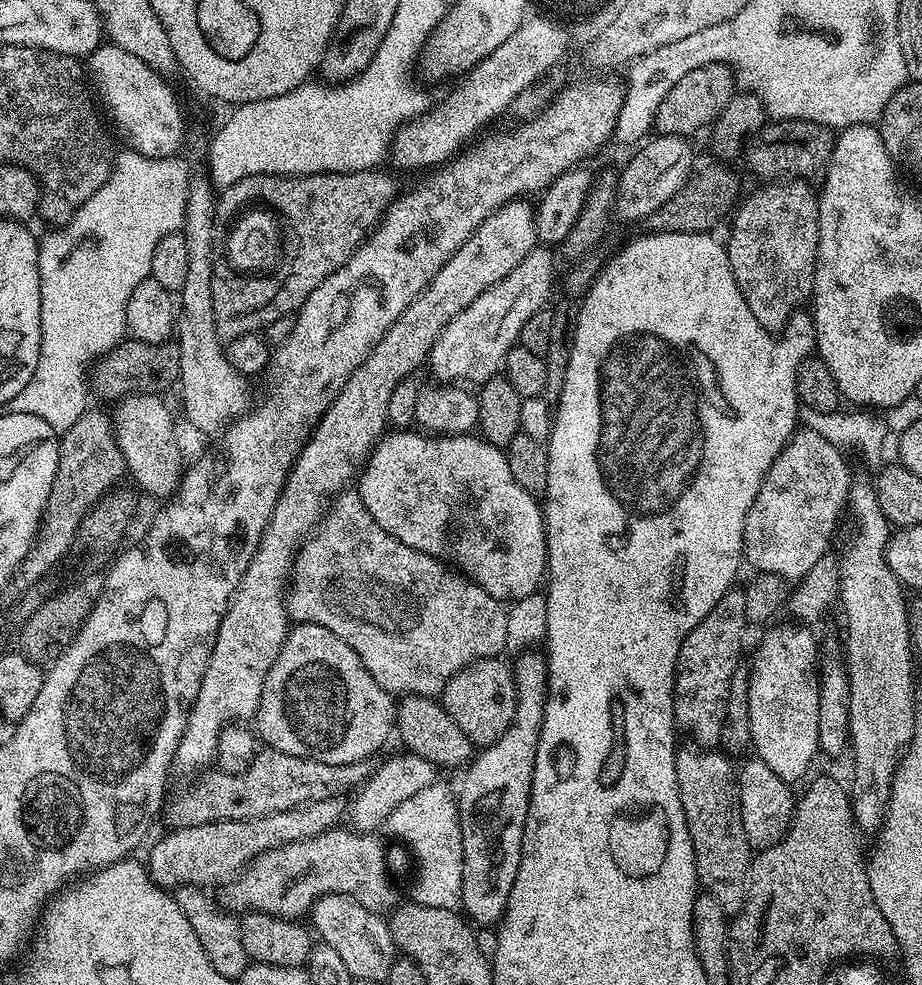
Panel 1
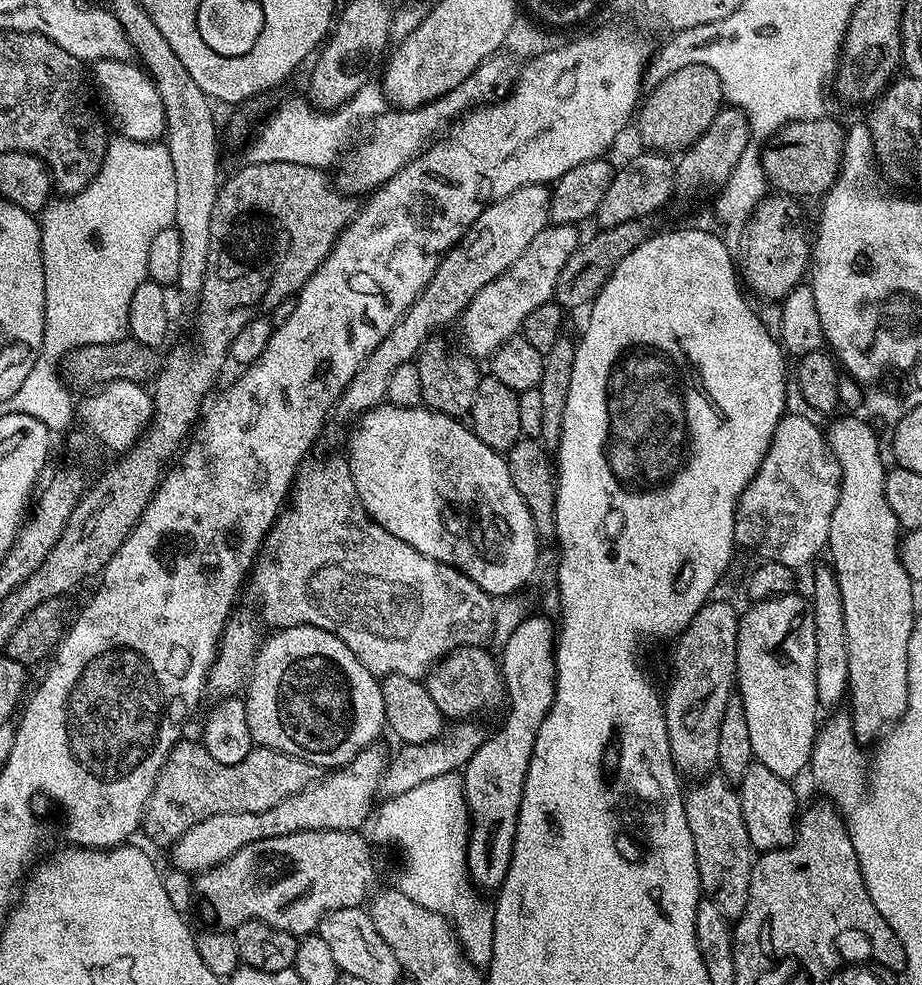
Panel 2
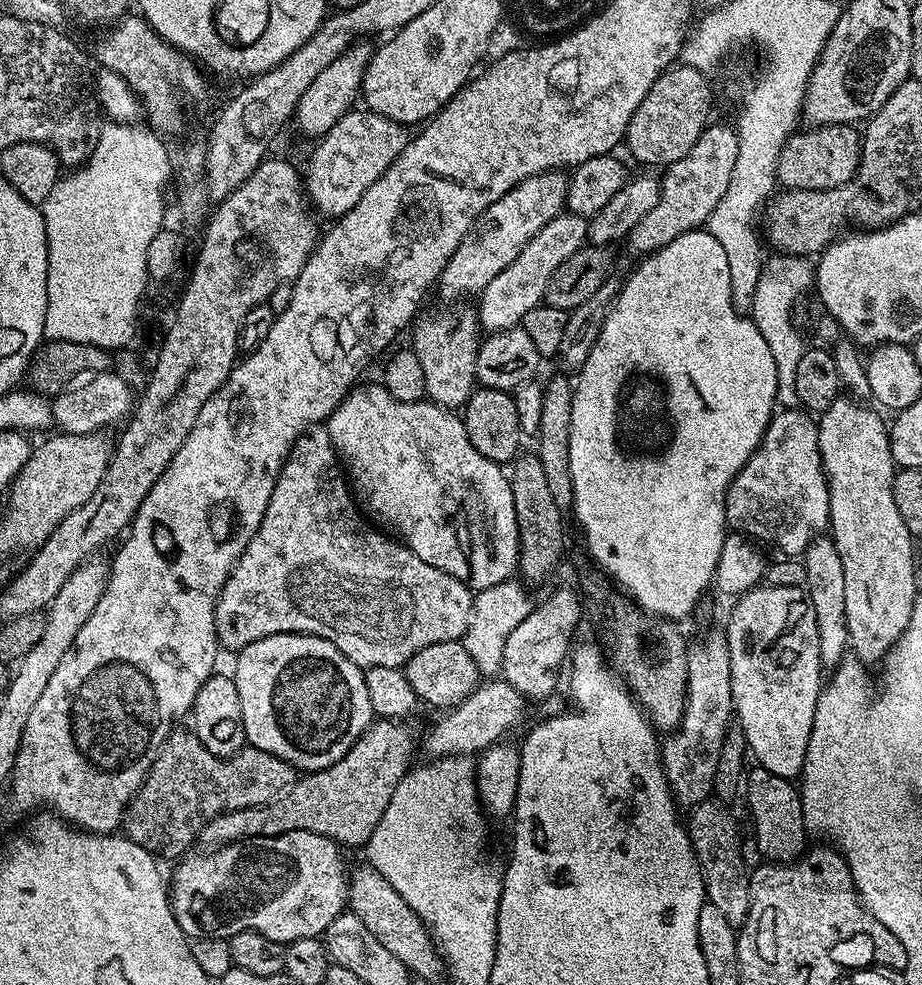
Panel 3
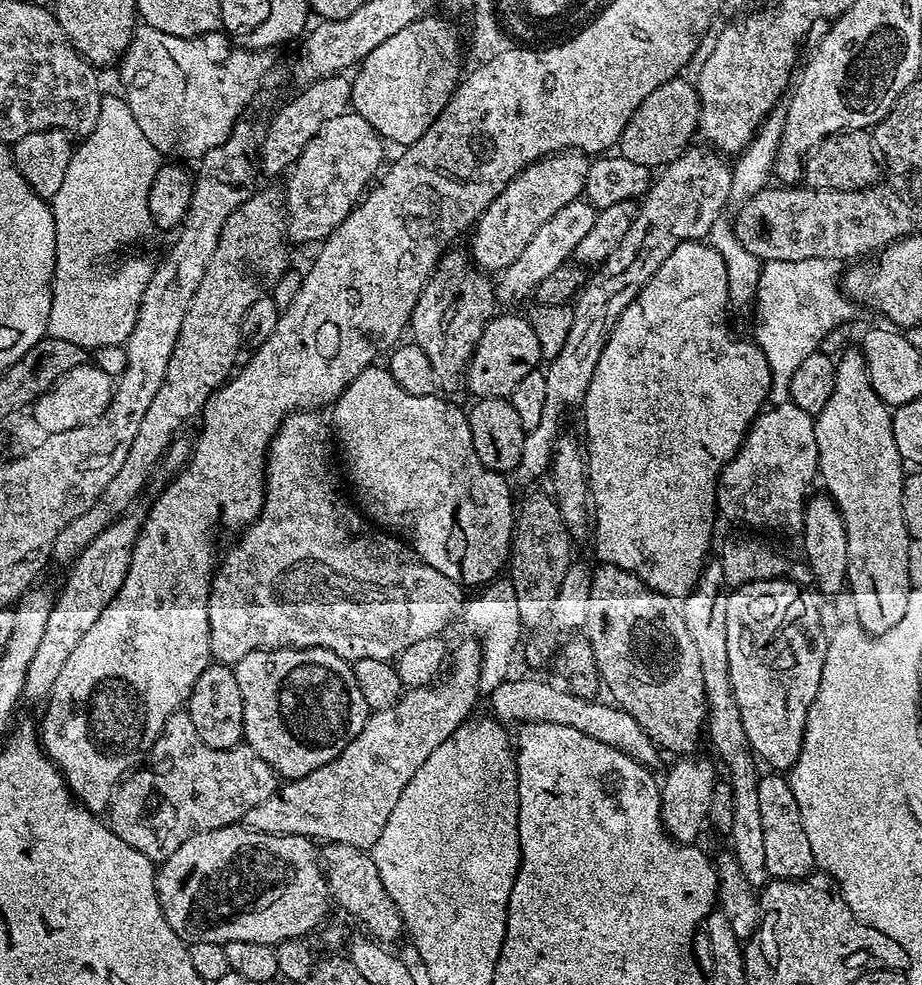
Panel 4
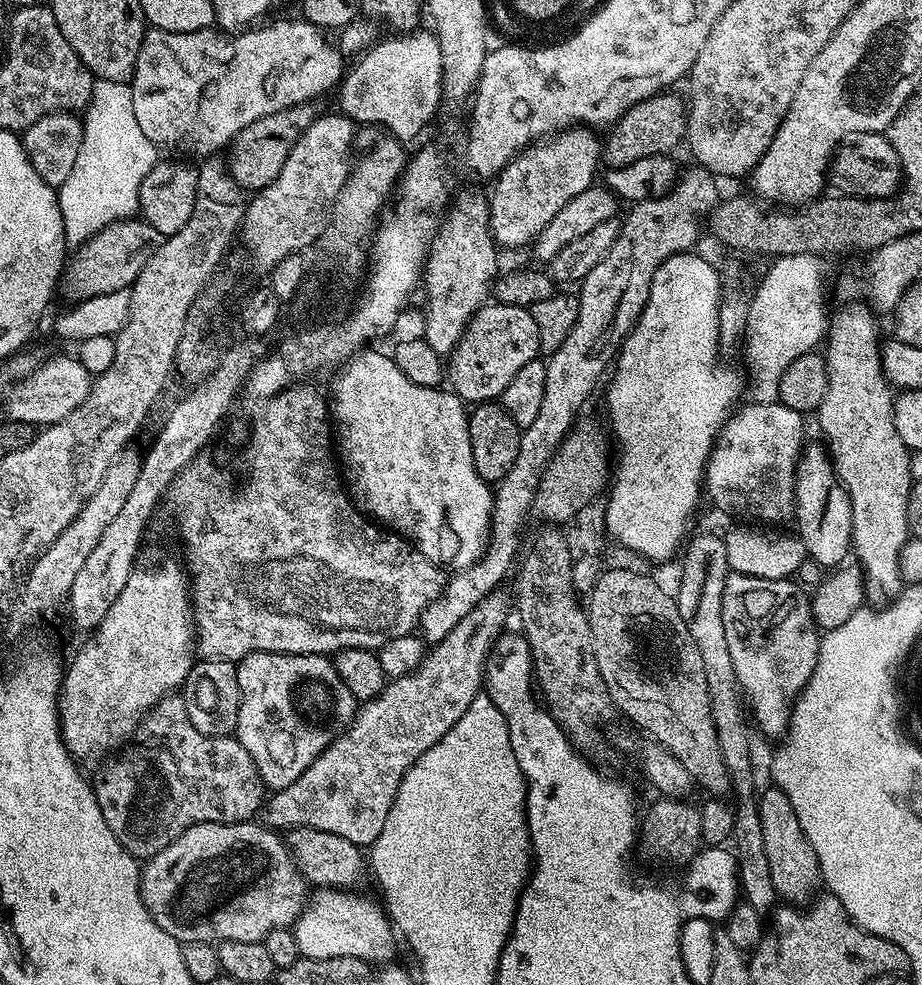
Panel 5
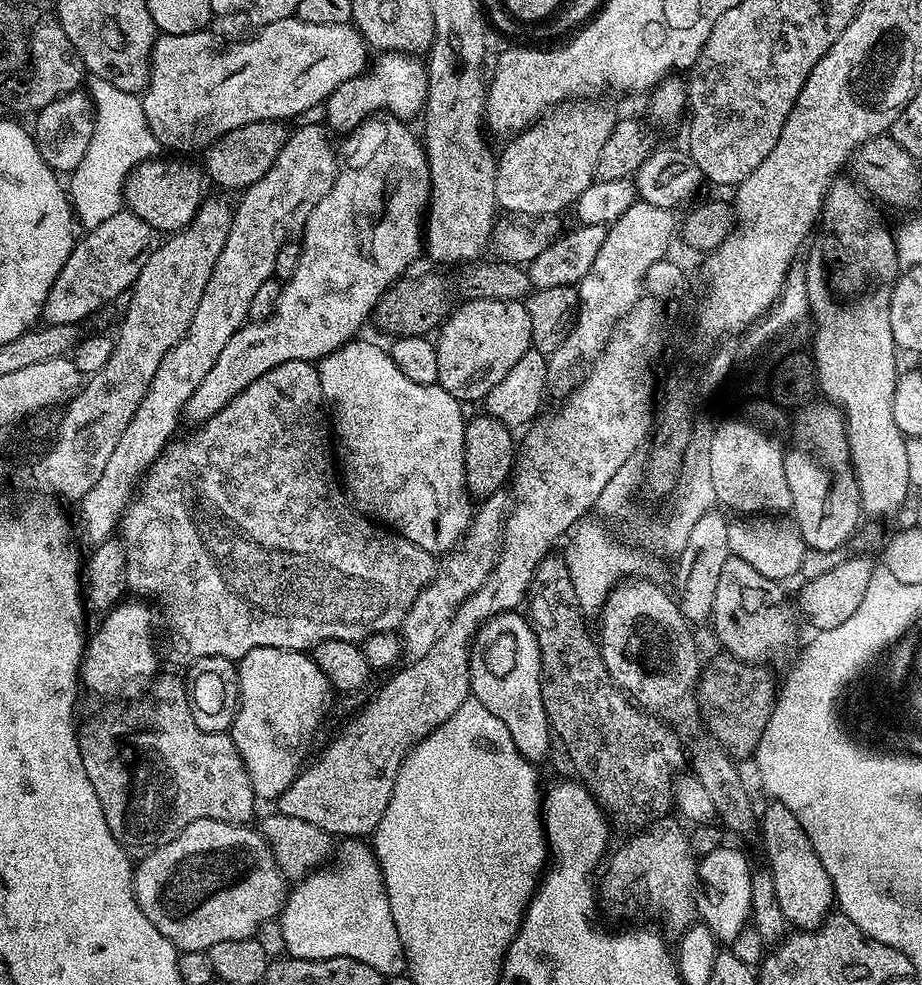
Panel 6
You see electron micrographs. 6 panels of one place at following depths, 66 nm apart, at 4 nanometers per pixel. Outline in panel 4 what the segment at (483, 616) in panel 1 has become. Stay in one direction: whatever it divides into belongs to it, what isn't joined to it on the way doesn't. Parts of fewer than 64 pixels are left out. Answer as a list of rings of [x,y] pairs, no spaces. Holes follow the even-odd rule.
[[[297,410],[297,411],[295,411],[295,412],[291,412],[291,414],[289,414],[289,416],[285,416],[285,417],[284,417],[284,420],[283,420],[283,421],[281,421],[281,423],[280,423],[280,428],[279,428],[279,429],[277,429],[277,431],[276,431],[276,435],[275,435],[275,436],[273,436],[273,438],[272,438],[272,443],[271,443],[271,444],[269,444],[269,446],[268,446],[268,455],[267,455],[267,457],[266,457],[266,471],[265,471],[265,474],[264,474],[264,505],[263,505],[263,506],[262,506],[262,510],[261,510],[261,511],[260,511],[260,515],[259,515],[259,516],[257,516],[257,517],[256,517],[256,519],[255,519],[255,520],[253,520],[253,521],[252,521],[252,523],[251,523],[251,524],[249,524],[249,525],[247,525],[247,527],[245,527],[245,528],[244,528],[244,529],[243,529],[243,532],[244,532],[244,537],[242,537],[242,538],[241,538],[241,540],[240,540],[240,541],[238,541],[238,542],[237,542],[237,544],[236,544],[236,545],[234,545],[234,546],[233,546],[233,548],[232,548],[232,549],[230,549],[230,550],[229,550],[229,552],[228,552],[228,553],[226,553],[226,554],[225,554],[225,556],[224,556],[224,553],[223,553],[223,556],[222,556],[222,559],[221,559],[221,560],[220,560],[220,561],[219,561],[219,563],[217,563],[217,566],[216,566],[216,571],[215,571],[215,573],[214,573],[214,575],[213,575],[213,577],[212,577],[212,587],[211,587],[211,589],[210,589],[210,591],[209,591],[209,593],[208,593],[208,621],[209,621],[209,622],[210,622],[210,630],[211,630],[211,631],[212,631],[212,660],[213,660],[213,661],[216,661],[216,662],[219,662],[219,663],[222,663],[222,664],[227,664],[227,665],[229,665],[229,666],[235,666],[235,664],[237,664],[237,663],[238,663],[238,662],[239,662],[239,661],[240,661],[240,660],[241,660],[241,659],[242,659],[242,658],[244,658],[244,657],[245,657],[245,656],[246,656],[246,654],[250,654],[250,653],[251,653],[251,652],[253,652],[253,651],[254,651],[254,650],[262,650],[262,649],[263,649],[263,648],[325,648],[325,649],[326,649],[326,650],[330,650],[330,651],[331,651],[331,652],[333,652],[333,653],[334,653],[334,654],[338,654],[338,655],[339,655],[339,656],[341,656],[341,658],[342,658],[342,659],[343,659],[343,660],[346,660],[346,661],[349,661],[349,662],[355,662],[355,661],[357,661],[357,660],[365,660],[365,659],[366,659],[366,658],[378,658],[378,659],[379,659],[379,660],[387,660],[387,661],[391,661],[391,660],[392,660],[392,659],[393,659],[393,658],[395,658],[395,657],[396,657],[396,655],[397,655],[397,654],[398,654],[398,653],[399,653],[399,652],[401,652],[401,651],[402,651],[402,650],[404,650],[404,649],[405,649],[405,648],[406,648],[406,646],[414,646],[414,642],[422,642],[422,638],[430,638],[430,637],[431,637],[431,636],[440,636],[440,635],[441,635],[441,633],[443,633],[443,631],[442,631],[442,630],[443,630],[443,628],[444,628],[444,627],[446,627],[446,626],[447,626],[447,624],[448,624],[448,623],[450,623],[450,622],[451,622],[451,620],[452,620],[452,619],[454,619],[454,618],[455,618],[455,616],[456,616],[456,618],[457,618],[457,616],[458,616],[458,613],[459,613],[459,612],[460,612],[460,611],[461,611],[461,608],[462,608],[462,599],[461,599],[461,600],[460,600],[460,592],[462,592],[462,588],[461,588],[461,585],[459,585],[459,584],[457,584],[457,583],[456,583],[456,581],[455,581],[455,580],[451,580],[451,579],[450,579],[450,578],[446,578],[446,574],[438,574],[438,570],[434,570],[434,566],[430,566],[430,565],[429,565],[429,564],[428,564],[428,563],[427,563],[427,562],[425,562],[425,560],[423,560],[423,558],[422,558],[422,557],[421,557],[421,556],[418,556],[418,555],[416,555],[416,553],[415,553],[415,552],[413,552],[413,551],[412,551],[412,549],[411,549],[411,547],[409,547],[409,545],[408,545],[408,544],[407,544],[407,543],[405,543],[405,541],[404,541],[404,540],[403,540],[403,539],[401,539],[401,537],[400,537],[400,536],[399,536],[399,535],[396,535],[396,534],[389,534],[389,533],[388,533],[388,532],[387,532],[387,531],[384,531],[384,530],[377,530],[377,529],[376,529],[376,528],[375,528],[375,527],[373,527],[373,525],[372,525],[372,524],[371,524],[371,523],[369,523],[369,521],[368,521],[368,520],[367,520],[367,519],[365,519],[365,517],[364,517],[364,516],[363,516],[363,515],[361,515],[361,513],[360,513],[360,512],[359,512],[359,511],[357,511],[357,509],[356,509],[356,508],[355,508],[355,507],[353,507],[353,505],[352,505],[352,504],[351,504],[351,503],[350,503],[350,500],[349,500],[349,504],[350,504],[350,505],[348,505],[348,500],[347,500],[347,498],[346,498],[346,497],[344,497],[344,492],[343,492],[343,490],[342,490],[342,489],[340,489],[340,480],[339,480],[339,478],[338,478],[338,477],[336,477],[336,472],[335,472],[335,470],[334,470],[334,469],[332,469],[332,452],[333,452],[333,456],[334,456],[334,444],[333,444],[333,441],[332,441],[332,440],[331,440],[331,439],[330,439],[330,428],[329,428],[329,425],[328,425],[328,424],[327,424],[327,423],[326,423],[326,420],[325,420],[325,417],[324,417],[324,420],[323,420],[323,418],[322,418],[322,417],[320,417],[320,416],[316,416],[316,415],[320,415],[320,414],[317,414],[317,413],[316,413],[316,412],[315,412],[315,411],[312,411],[312,410]]]

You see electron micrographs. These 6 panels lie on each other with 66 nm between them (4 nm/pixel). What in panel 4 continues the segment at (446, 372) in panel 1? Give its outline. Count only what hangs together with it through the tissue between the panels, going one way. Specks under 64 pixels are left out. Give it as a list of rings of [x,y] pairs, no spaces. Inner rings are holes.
[[[581,198],[562,206],[562,210],[554,214],[554,218],[546,218],[546,222],[538,226],[538,234],[534,234],[534,238],[526,242],[526,250],[522,250],[522,254],[518,254],[518,258],[514,258],[514,262],[510,262],[510,266],[499,273],[494,284],[497,301],[504,305],[526,299],[531,292],[533,295],[534,290],[539,289],[542,278],[554,274],[554,270],[571,261],[578,242],[582,242],[584,235],[590,231],[590,226],[594,226],[597,211],[593,204]]]

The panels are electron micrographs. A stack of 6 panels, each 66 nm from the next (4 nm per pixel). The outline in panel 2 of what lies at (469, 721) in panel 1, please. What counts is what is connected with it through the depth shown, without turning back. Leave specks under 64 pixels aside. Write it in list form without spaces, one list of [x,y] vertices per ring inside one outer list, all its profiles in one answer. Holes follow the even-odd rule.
[[[482,646],[456,648],[448,656],[442,657],[426,677],[426,687],[434,706],[442,710],[445,718],[452,722],[464,722],[476,718],[483,708],[499,702],[505,695],[501,665],[497,657],[491,656]]]

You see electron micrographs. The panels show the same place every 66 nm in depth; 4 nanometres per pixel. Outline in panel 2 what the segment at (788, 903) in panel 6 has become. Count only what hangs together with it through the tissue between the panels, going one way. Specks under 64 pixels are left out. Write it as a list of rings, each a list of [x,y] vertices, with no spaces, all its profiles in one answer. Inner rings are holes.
[[[752,763],[746,774],[738,781],[742,818],[746,822],[746,834],[750,834],[750,842],[757,853],[773,852],[785,848],[796,836],[798,823],[798,807],[796,808],[796,792],[783,776],[774,774],[774,770],[766,770],[766,766]]]

